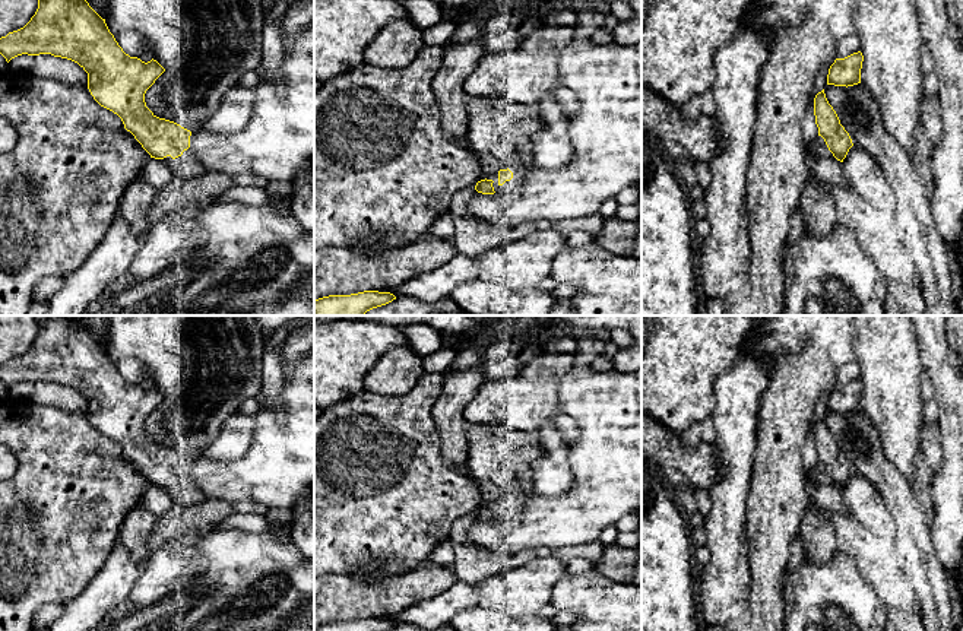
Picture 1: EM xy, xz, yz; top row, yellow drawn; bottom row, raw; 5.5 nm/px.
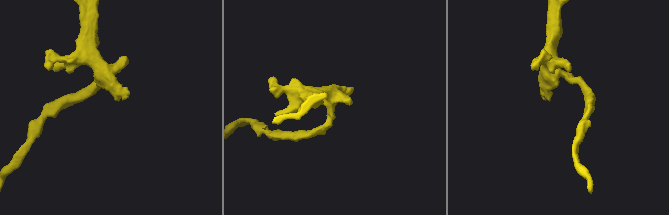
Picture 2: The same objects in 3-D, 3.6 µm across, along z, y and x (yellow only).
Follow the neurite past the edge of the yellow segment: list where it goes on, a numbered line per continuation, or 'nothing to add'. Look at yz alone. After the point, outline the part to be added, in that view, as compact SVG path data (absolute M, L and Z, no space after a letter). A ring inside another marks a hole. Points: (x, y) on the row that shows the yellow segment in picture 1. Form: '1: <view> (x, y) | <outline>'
nothing to add

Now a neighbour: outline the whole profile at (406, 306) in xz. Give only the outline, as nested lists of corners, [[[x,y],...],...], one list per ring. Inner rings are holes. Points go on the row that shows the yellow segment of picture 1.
[[[403,297],[392,302],[373,308],[365,316],[471,316],[465,313],[450,297],[437,302],[422,302],[419,299]]]

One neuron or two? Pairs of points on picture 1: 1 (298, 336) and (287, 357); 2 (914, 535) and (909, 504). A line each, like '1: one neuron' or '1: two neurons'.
1: one neuron
2: one neuron

